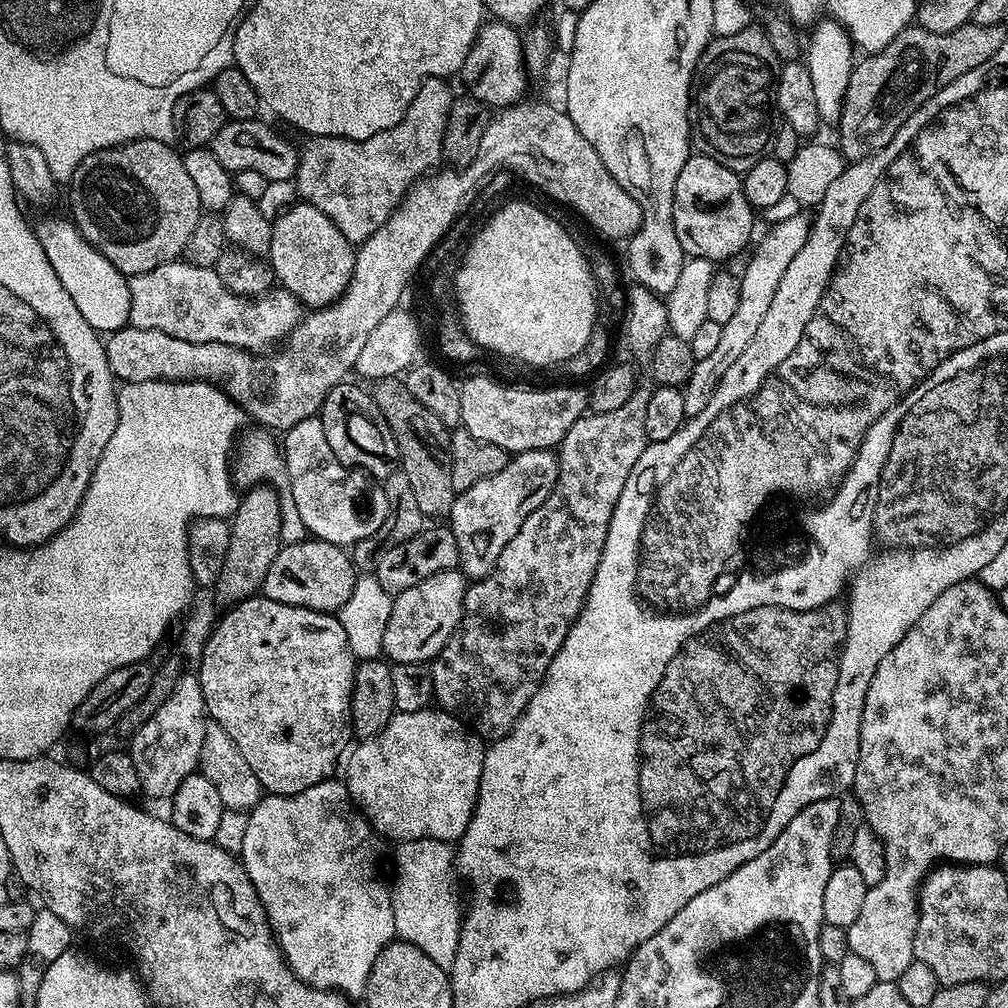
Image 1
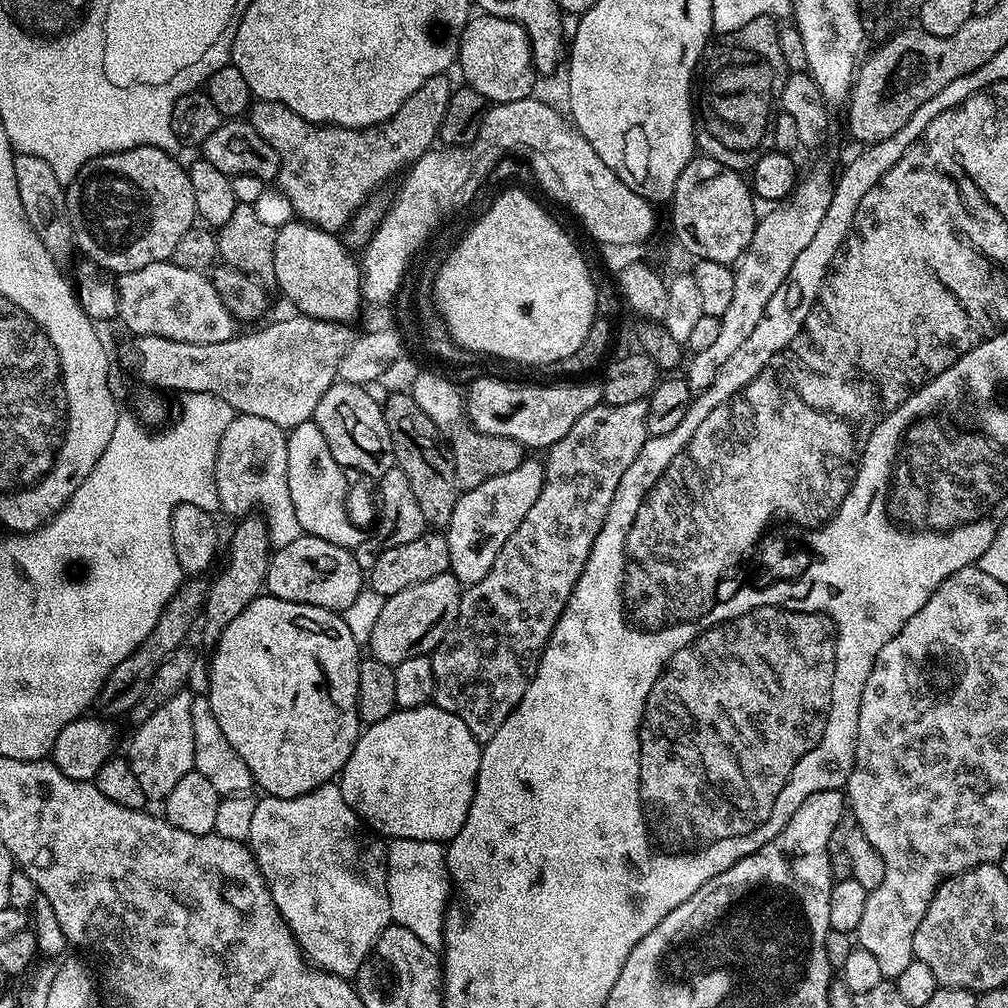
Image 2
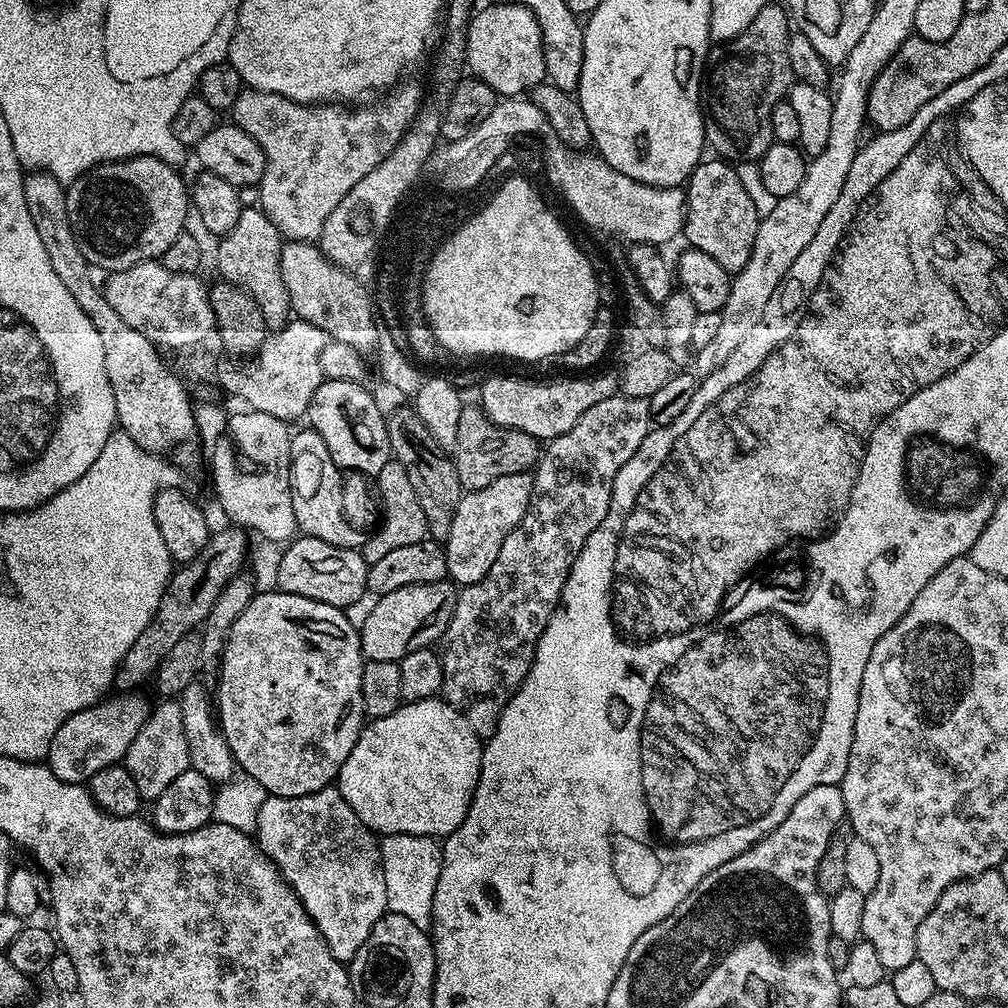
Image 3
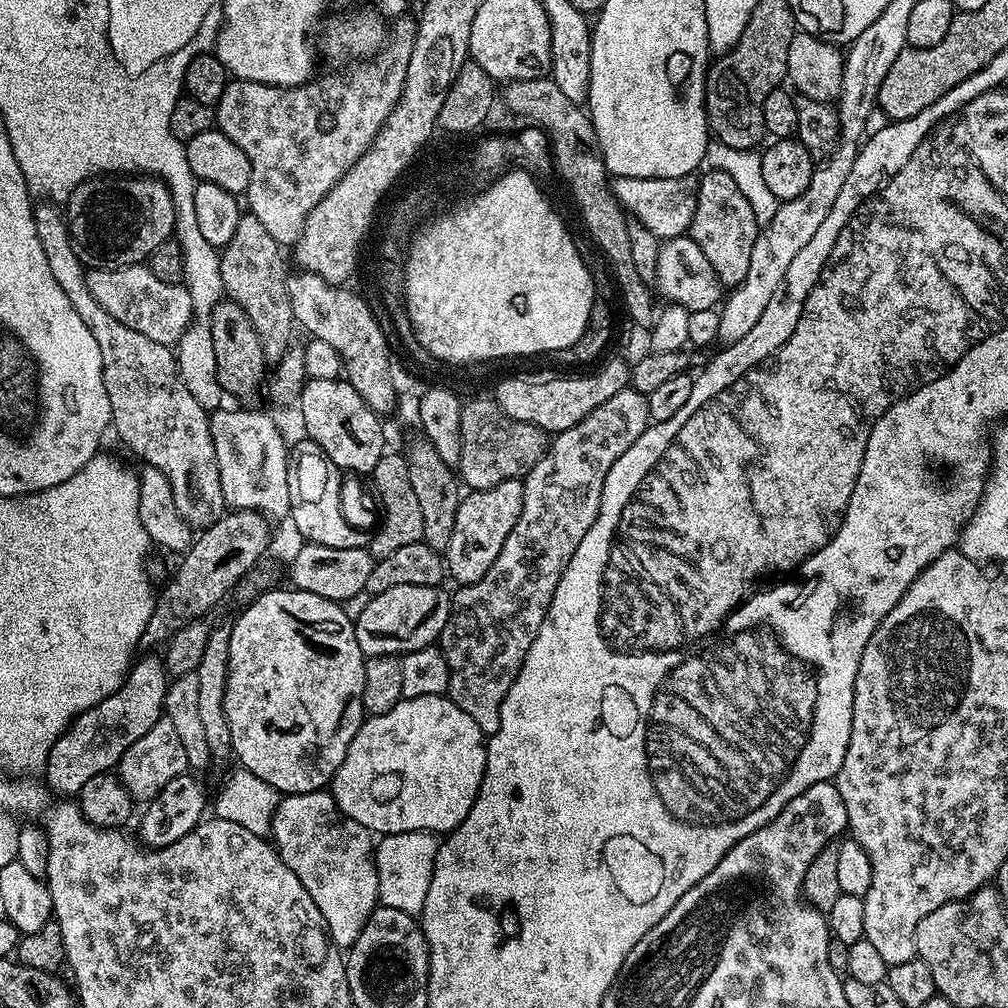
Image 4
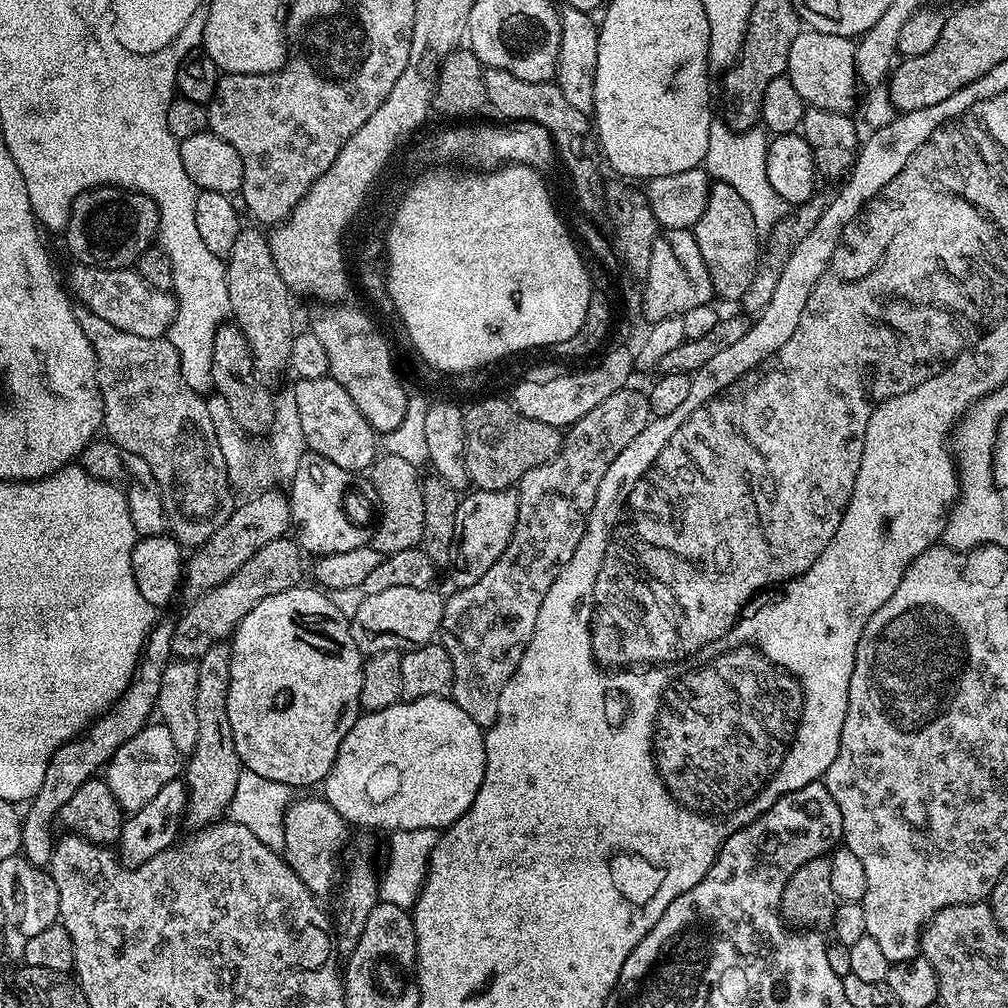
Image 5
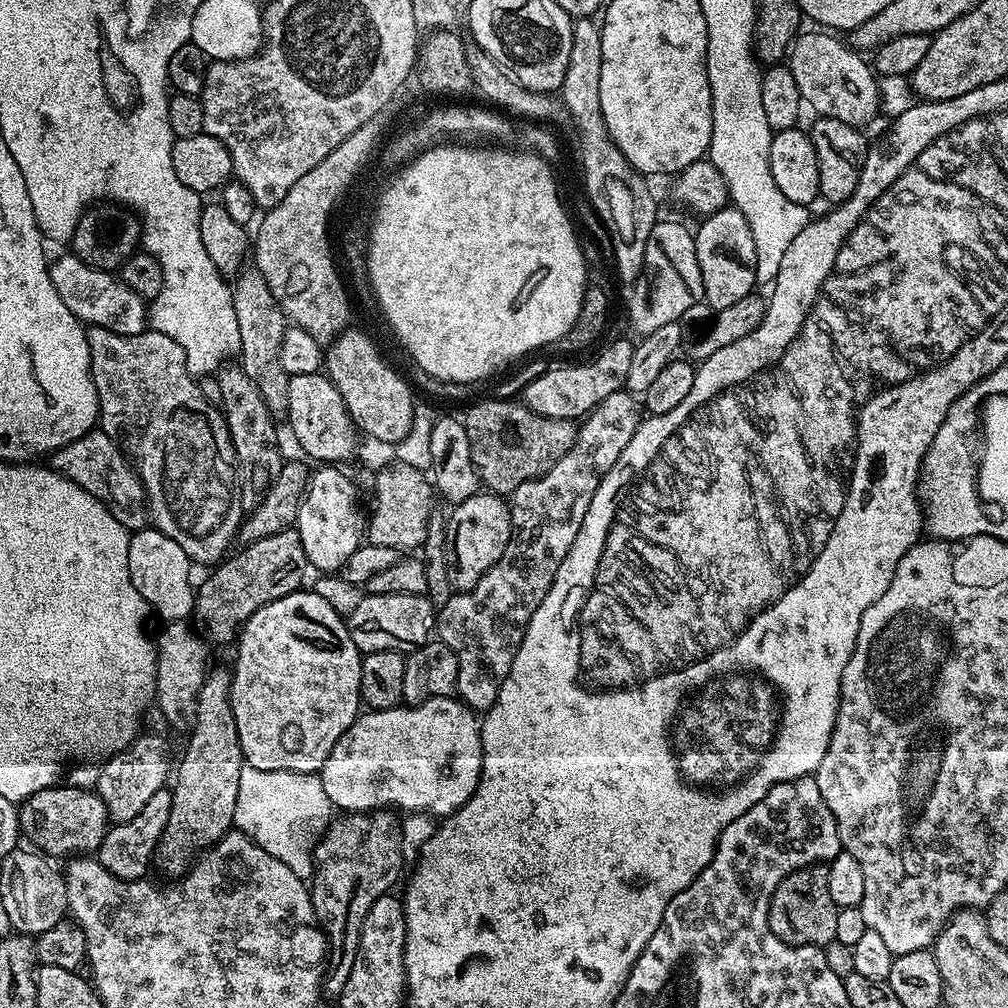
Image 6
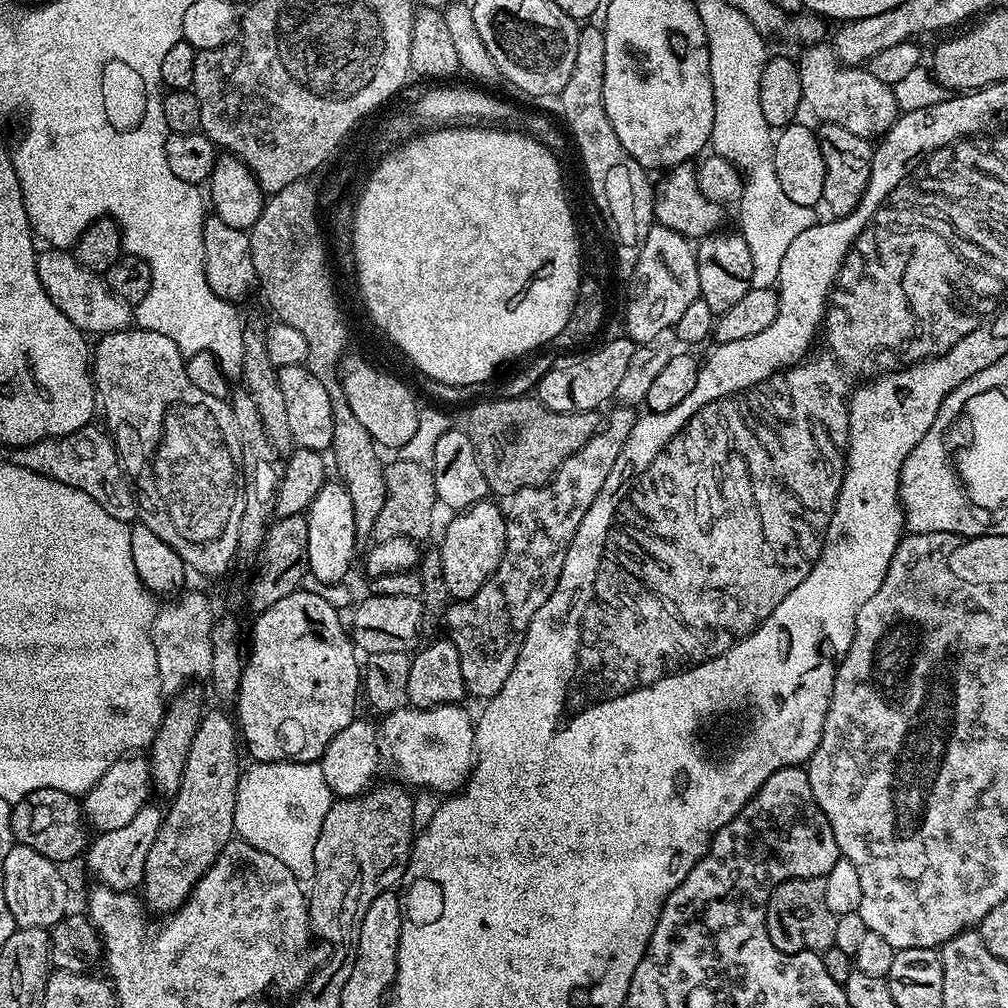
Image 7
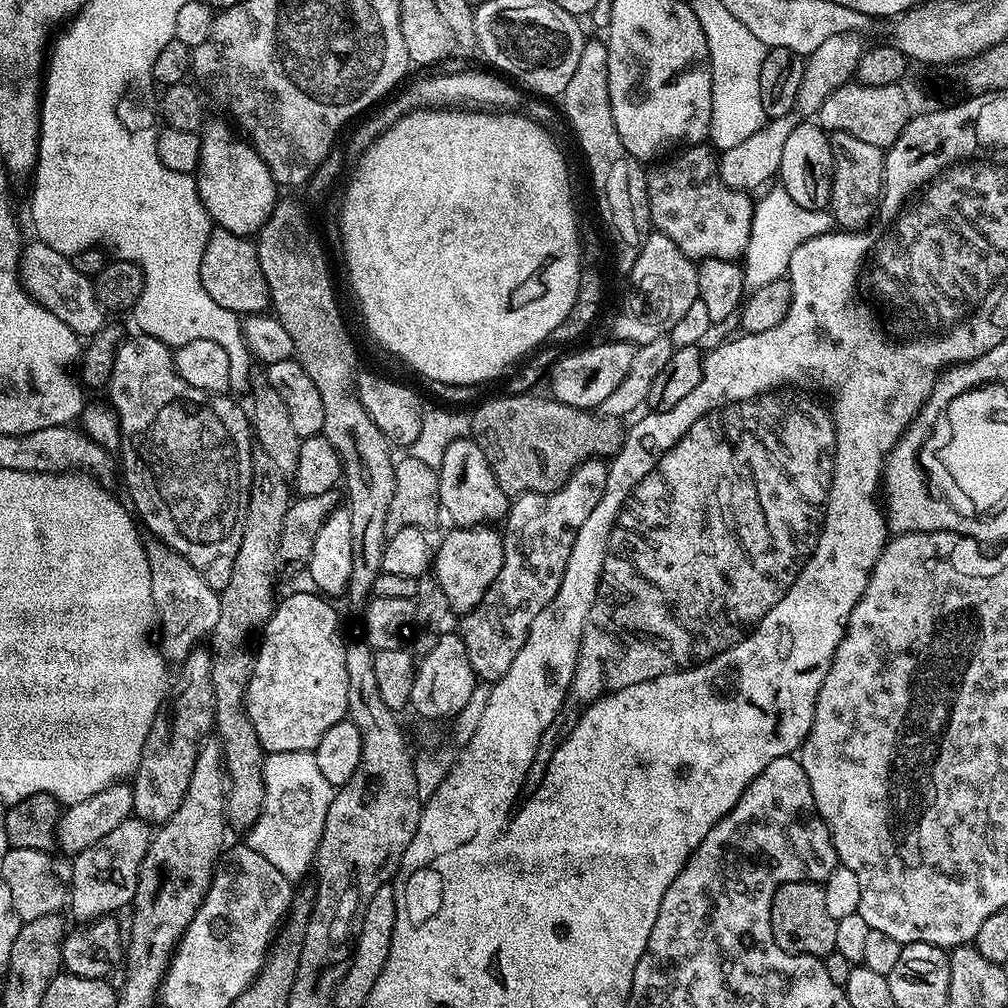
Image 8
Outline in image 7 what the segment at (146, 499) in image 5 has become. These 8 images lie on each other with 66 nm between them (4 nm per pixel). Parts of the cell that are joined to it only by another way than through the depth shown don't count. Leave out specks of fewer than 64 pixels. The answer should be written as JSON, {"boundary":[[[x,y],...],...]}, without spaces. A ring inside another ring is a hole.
{"boundary":[[[89,426],[74,430],[69,436],[59,436],[49,440],[39,440],[21,448],[11,449],[10,459],[14,466],[22,466],[34,474],[42,474],[54,482],[74,486],[82,494],[90,494],[110,518],[118,518],[122,523],[131,525],[137,519],[136,493],[131,480],[124,474],[120,465],[120,455],[109,433],[103,427]]]}

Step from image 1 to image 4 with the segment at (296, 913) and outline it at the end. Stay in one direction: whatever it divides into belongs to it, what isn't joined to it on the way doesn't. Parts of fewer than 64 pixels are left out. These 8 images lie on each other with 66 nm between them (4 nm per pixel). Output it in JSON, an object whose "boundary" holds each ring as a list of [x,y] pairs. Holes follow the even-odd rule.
{"boundary":[[[331,791],[307,792],[306,794],[285,795],[276,805],[276,813],[272,815],[271,843],[276,853],[298,874],[298,882],[306,886],[306,894],[314,898],[314,906],[324,919],[323,927],[332,938],[333,944],[341,950],[351,948],[352,943],[362,934],[362,926],[370,918],[370,914],[378,906],[378,874],[374,859],[374,836],[354,818],[342,814],[338,802]]]}

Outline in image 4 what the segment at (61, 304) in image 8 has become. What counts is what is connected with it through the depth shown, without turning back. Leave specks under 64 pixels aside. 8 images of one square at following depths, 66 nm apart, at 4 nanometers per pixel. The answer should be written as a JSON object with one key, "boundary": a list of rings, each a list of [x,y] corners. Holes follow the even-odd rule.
{"boundary":[[[131,264],[125,268],[94,268],[87,273],[88,289],[94,294],[94,302],[108,311],[122,326],[130,326],[130,330],[138,330],[138,334],[146,334],[146,338],[154,338],[154,342],[175,345],[182,334],[192,325],[192,302],[190,294],[183,283],[175,284],[158,278],[144,264]]]}

